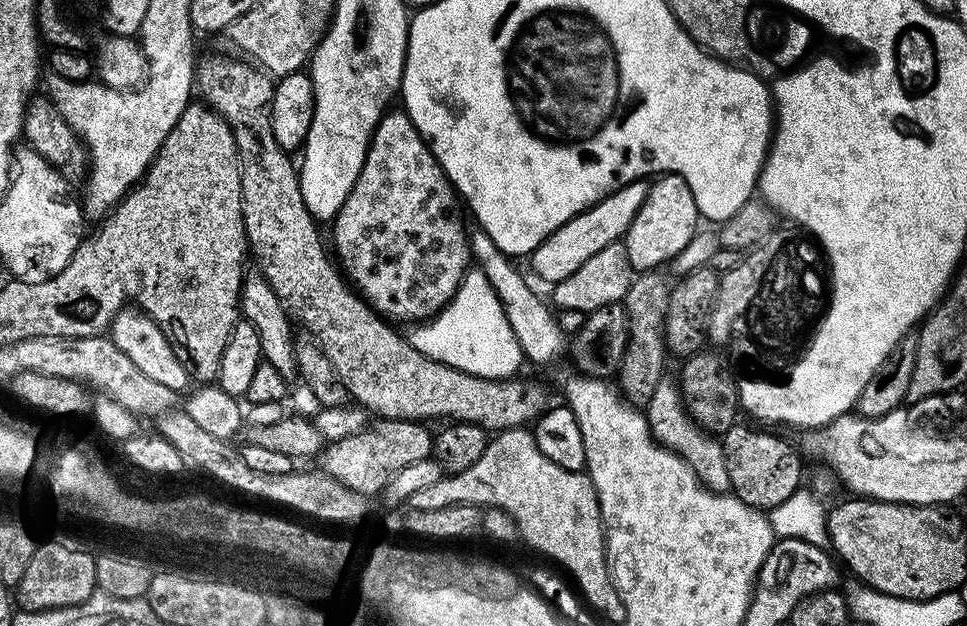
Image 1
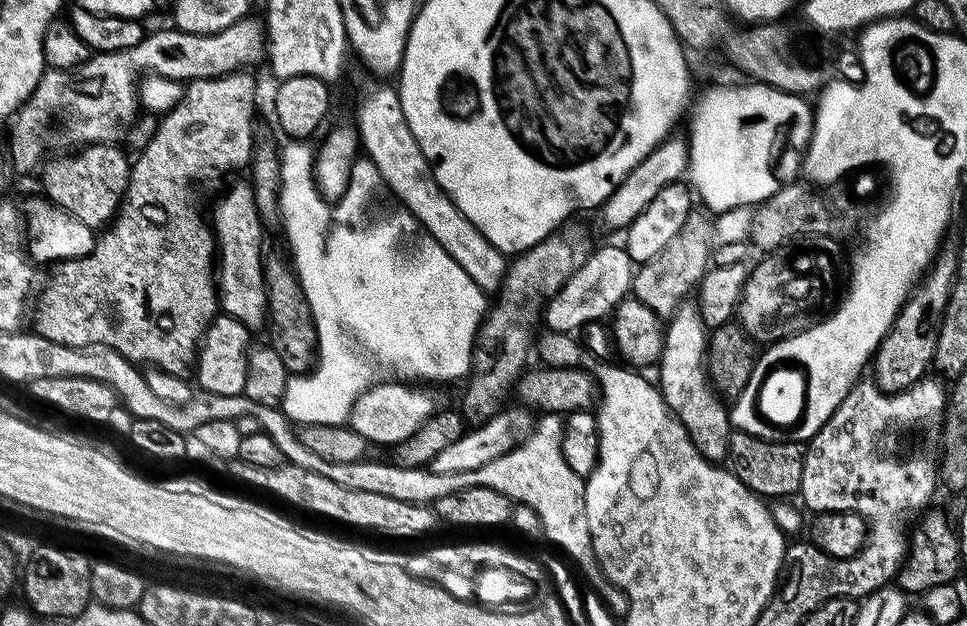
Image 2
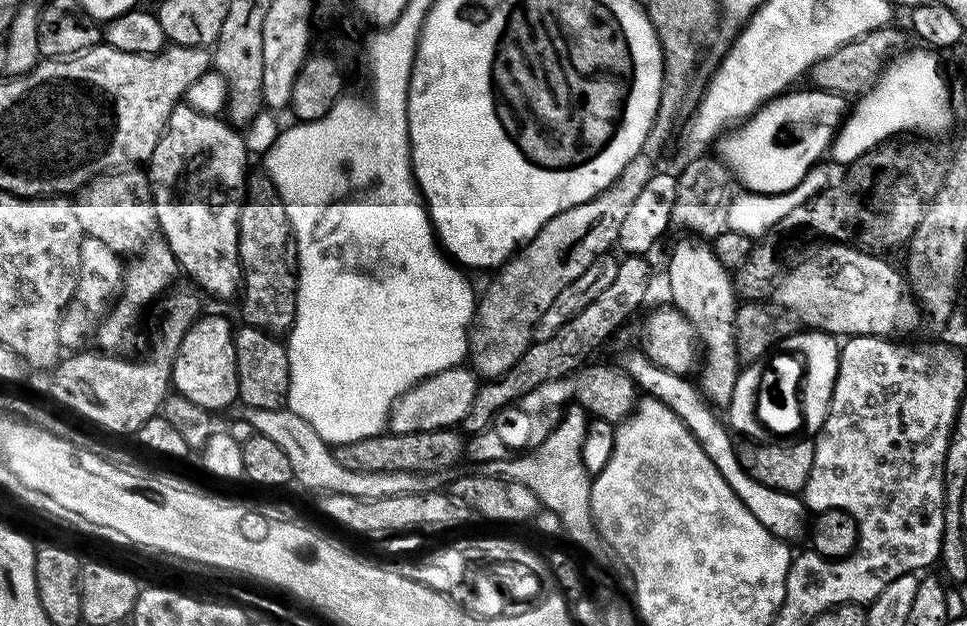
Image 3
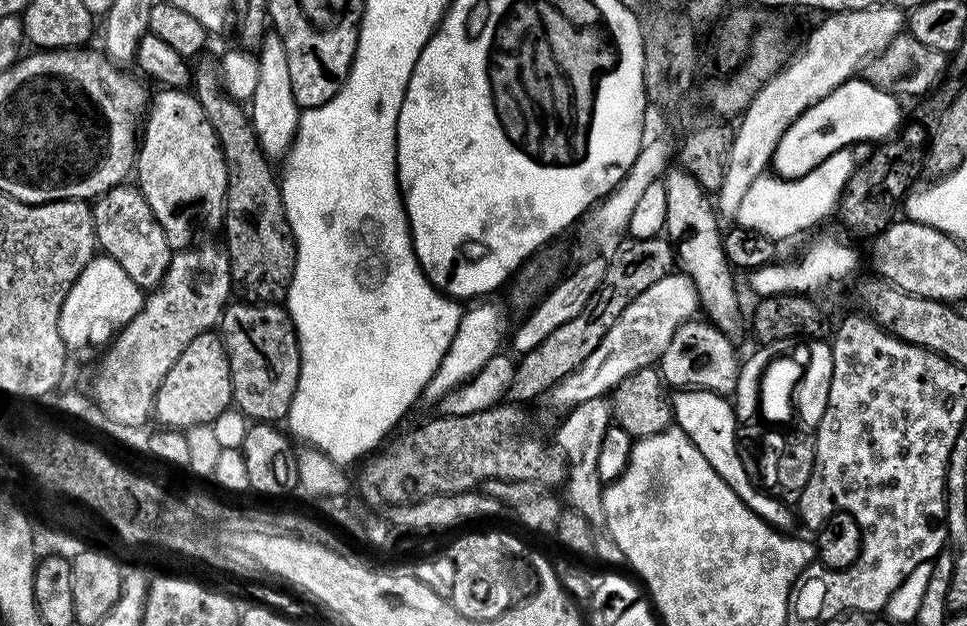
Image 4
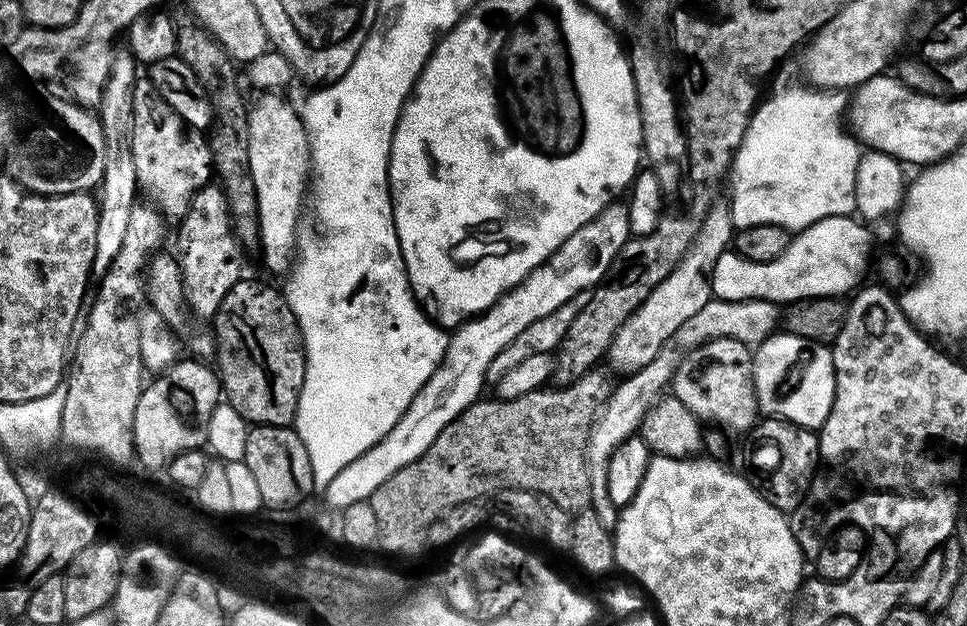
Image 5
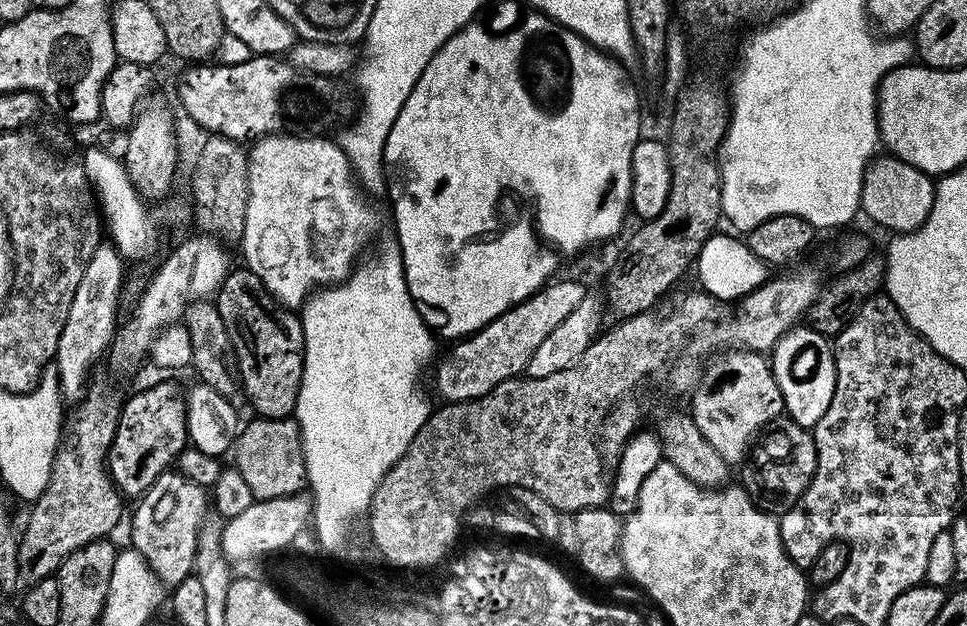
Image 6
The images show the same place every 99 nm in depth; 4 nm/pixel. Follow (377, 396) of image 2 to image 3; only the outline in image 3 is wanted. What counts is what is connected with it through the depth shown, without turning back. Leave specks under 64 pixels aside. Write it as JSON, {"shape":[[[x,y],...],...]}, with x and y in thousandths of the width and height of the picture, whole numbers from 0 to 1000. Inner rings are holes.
{"shape":[[[473,585],[455,593],[413,634],[402,658],[400,682],[407,692],[441,692],[473,682],[479,676],[482,657],[492,639],[495,615],[495,605],[485,586]]]}

